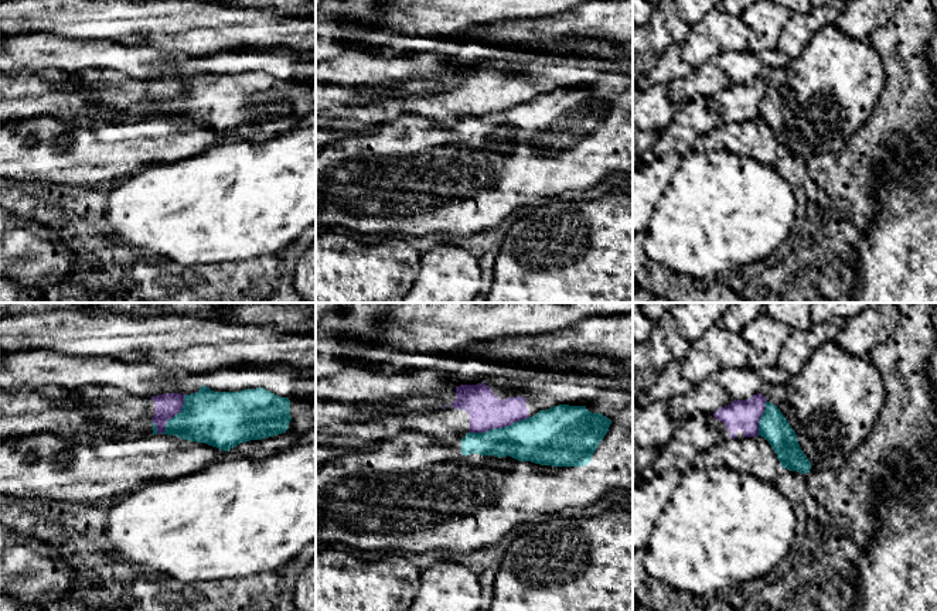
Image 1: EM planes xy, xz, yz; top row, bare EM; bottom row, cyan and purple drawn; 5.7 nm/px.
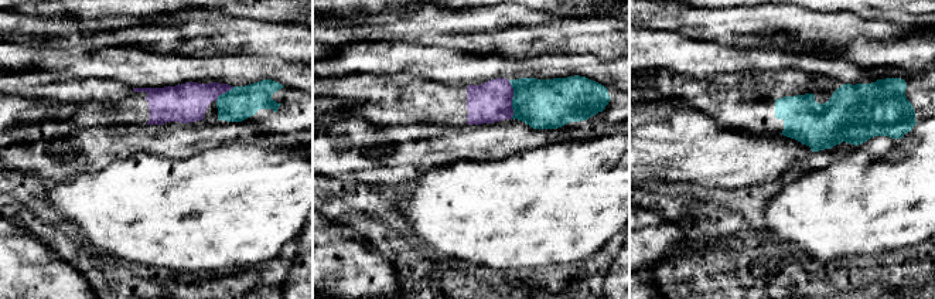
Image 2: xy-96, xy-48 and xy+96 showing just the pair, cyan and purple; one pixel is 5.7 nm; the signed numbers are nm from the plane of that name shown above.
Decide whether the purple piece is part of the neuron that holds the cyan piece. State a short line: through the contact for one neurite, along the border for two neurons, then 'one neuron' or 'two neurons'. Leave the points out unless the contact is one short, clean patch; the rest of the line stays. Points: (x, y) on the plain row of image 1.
two neurons

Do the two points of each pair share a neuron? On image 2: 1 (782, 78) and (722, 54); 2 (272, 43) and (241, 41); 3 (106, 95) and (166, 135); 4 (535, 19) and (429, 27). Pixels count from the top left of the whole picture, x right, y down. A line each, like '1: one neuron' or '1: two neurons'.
1: two neurons
2: one neuron
3: two neurons
4: one neuron

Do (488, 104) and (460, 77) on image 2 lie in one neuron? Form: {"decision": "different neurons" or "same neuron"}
{"decision": "different neurons"}

